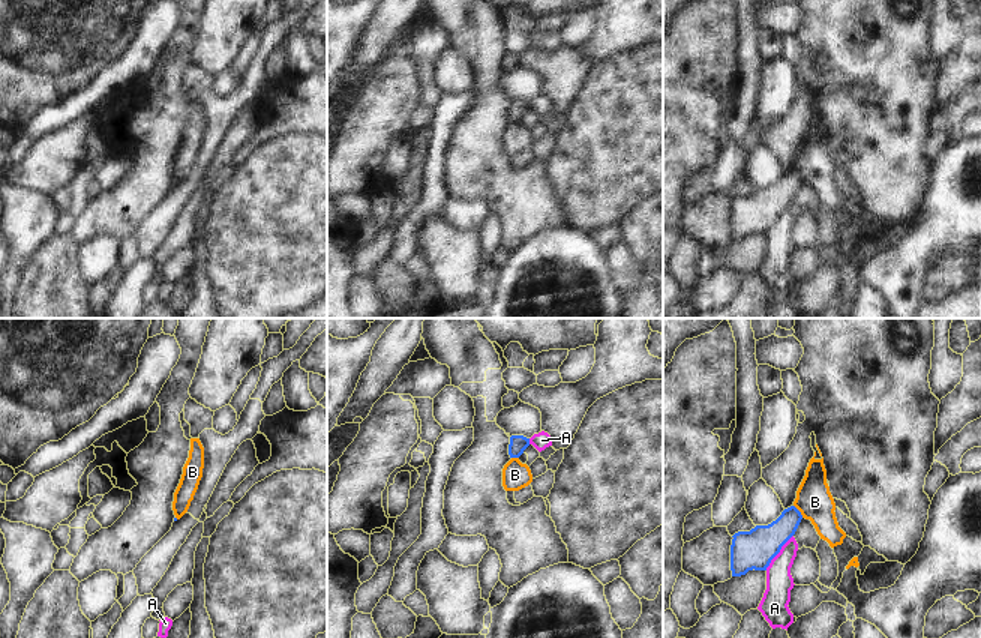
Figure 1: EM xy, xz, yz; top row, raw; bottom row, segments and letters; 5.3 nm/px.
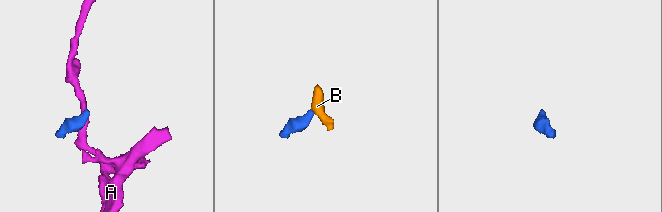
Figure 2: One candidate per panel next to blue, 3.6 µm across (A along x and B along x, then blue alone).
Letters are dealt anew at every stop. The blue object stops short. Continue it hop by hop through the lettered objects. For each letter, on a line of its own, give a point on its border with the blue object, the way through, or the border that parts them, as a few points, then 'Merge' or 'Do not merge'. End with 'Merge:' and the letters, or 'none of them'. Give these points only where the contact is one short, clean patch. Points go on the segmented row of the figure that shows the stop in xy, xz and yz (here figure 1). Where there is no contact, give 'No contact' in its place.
A: Touches blue at yz (779, 551). Boundary: yz (792, 535), (765, 569). Do not merge
B: Touches blue at yz (798, 511). Boundary: yz (794, 505), (803, 517). Do not merge
Merge: none of them

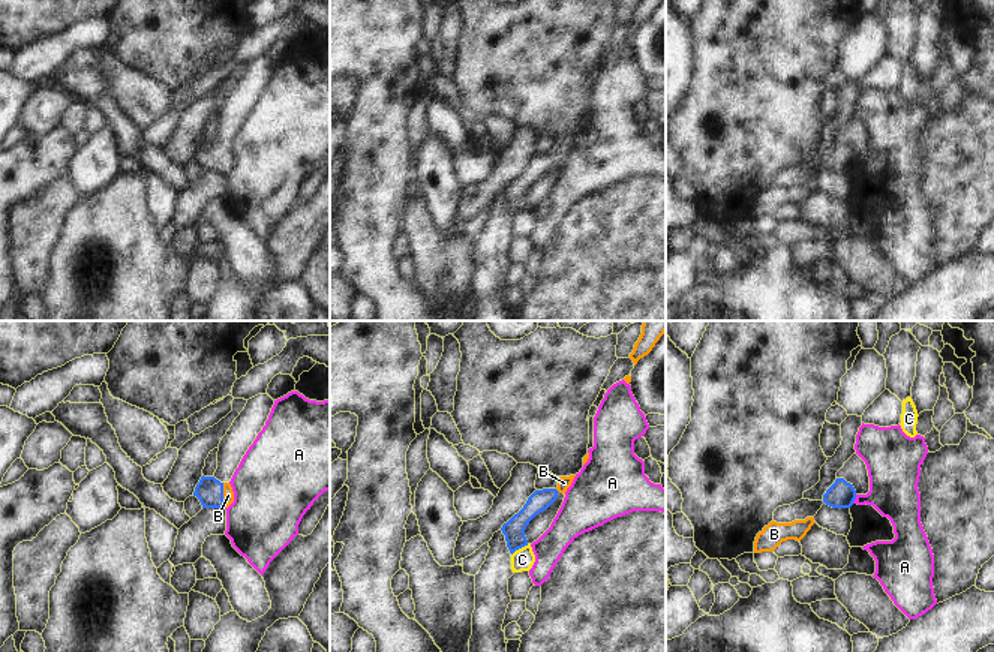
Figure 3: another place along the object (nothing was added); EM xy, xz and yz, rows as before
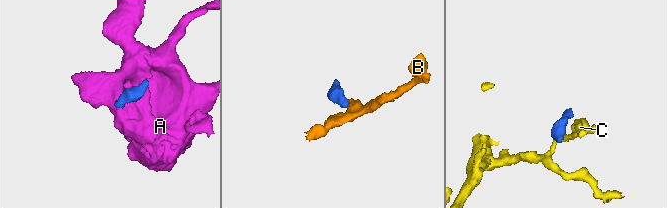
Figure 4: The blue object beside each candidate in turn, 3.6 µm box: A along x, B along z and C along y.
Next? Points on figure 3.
A: Touches blue at yz (855, 498). Do not merge
B: Touches blue at xy (222, 495). Path across: xy (209, 490), (215, 495), (222, 495), (228, 495). Merge
C: Touches blue at xz (519, 547). Boundary: xz (528, 544), (511, 555). Do not merge
Merge: B

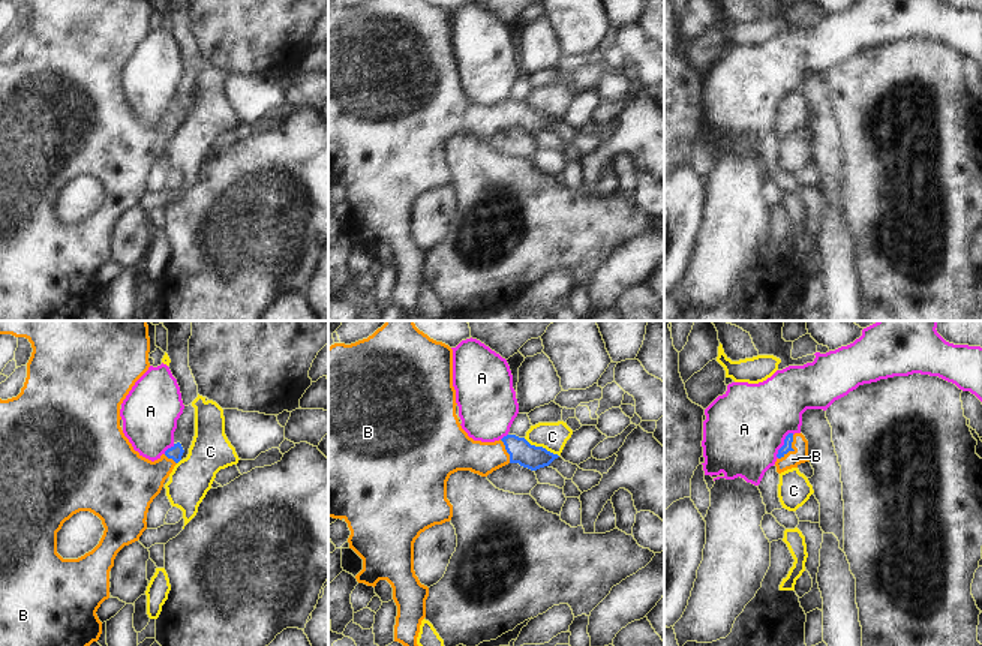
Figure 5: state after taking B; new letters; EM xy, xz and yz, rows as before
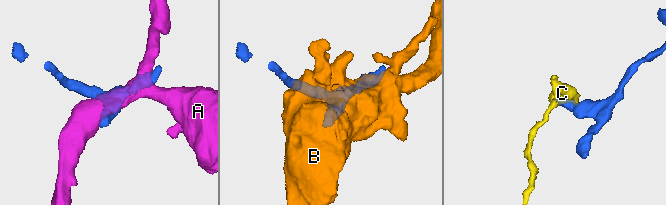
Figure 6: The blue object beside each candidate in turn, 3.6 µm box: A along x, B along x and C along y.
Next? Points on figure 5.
A: Touches blue at yz (784, 444). Boundary: yz (792, 432), (786, 436), (777, 457). Do not merge
B: Touches blue at yz (792, 448). Path across: yz (787, 442), (792, 448), (792, 459). Merge
C: Touches blue at xz (541, 447). Boundary: xz (523, 438), (558, 456). Do not merge
Merge: B

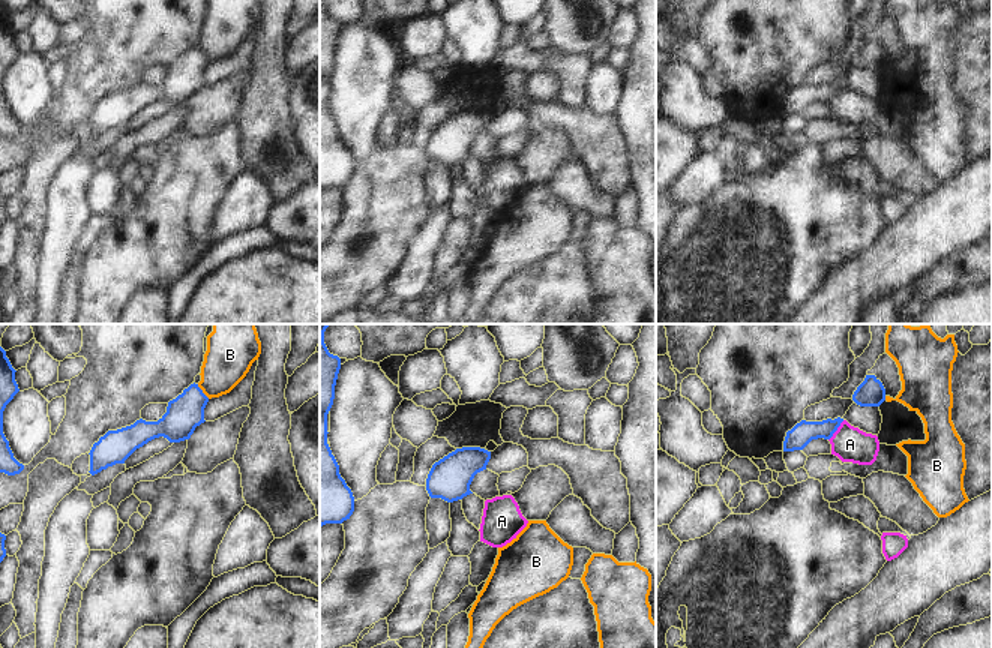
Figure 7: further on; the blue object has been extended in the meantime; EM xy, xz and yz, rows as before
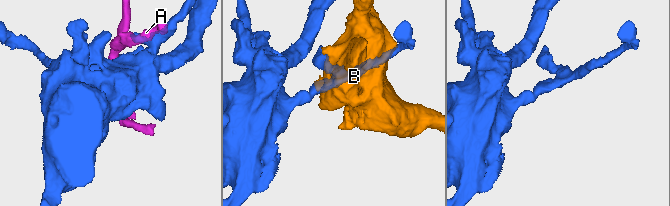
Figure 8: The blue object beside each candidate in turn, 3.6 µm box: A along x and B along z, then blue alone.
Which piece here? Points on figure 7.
A: Touches blue at yz (836, 429). Do not merge
B: Touches blue at xy (201, 392). Do not merge
Merge: none of them

